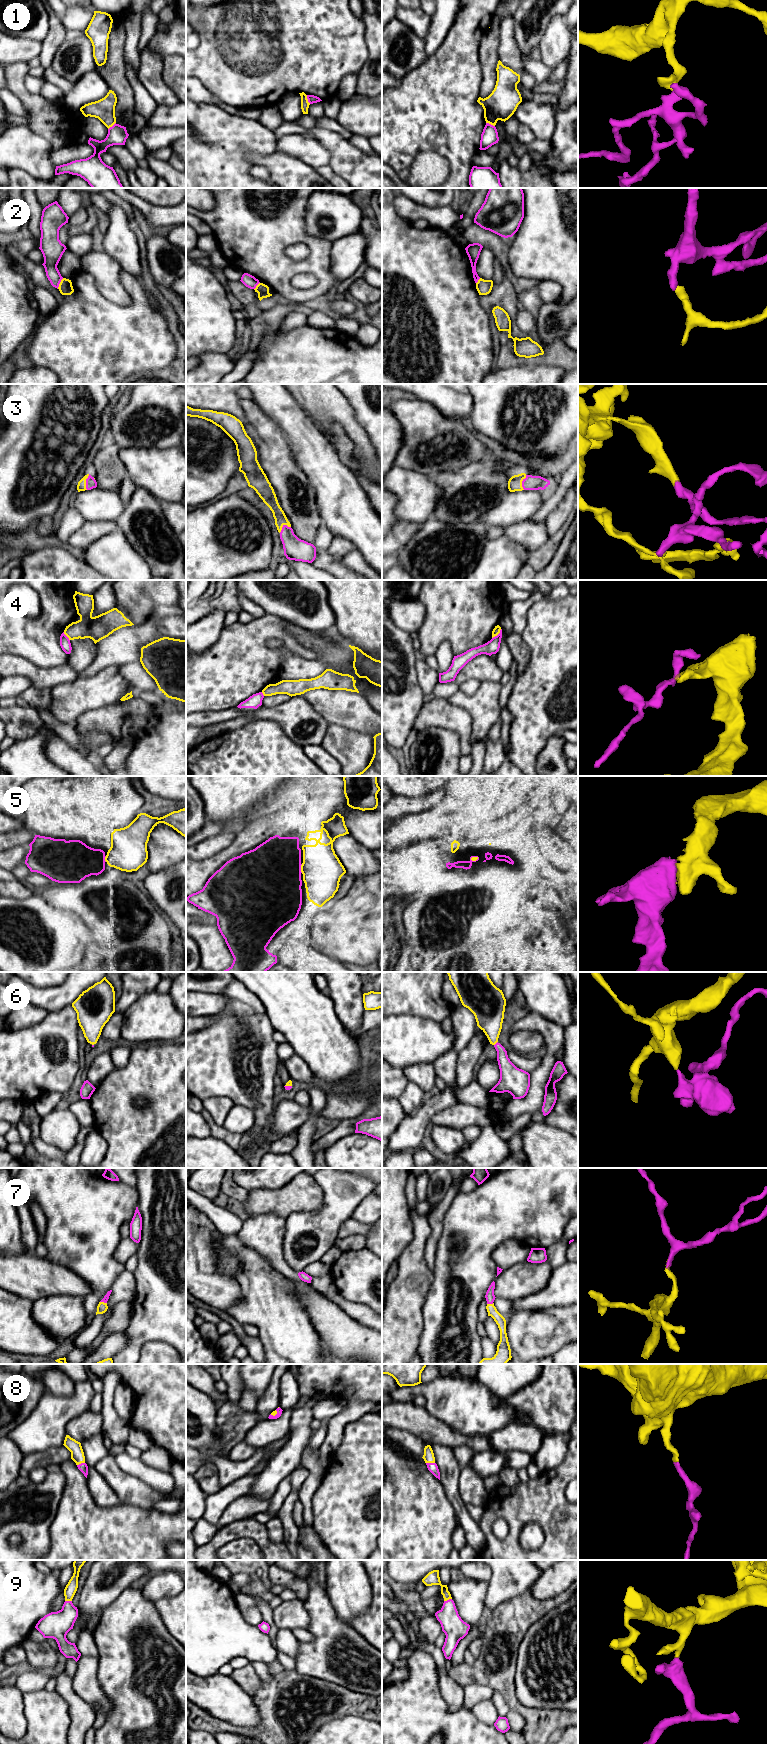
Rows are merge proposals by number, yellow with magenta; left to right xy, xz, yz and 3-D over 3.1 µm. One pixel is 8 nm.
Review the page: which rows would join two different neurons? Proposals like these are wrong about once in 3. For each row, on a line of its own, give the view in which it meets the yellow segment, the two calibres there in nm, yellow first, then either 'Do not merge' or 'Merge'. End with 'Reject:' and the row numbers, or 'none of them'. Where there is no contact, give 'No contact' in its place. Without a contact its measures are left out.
1: Touches yellow in xz. Thickness 70 nm (yellow) against 70 nm. Do not merge
2: Touches yellow in xy. Thickness 110 nm (yellow) against 160 nm. Do not merge
3: Touches yellow in xy. Thickness 70 nm (yellow) against 90 nm. Merge
4: Touches yellow in yz. Thickness 60 nm (yellow) against 110 nm. Do not merge
5: Touches yellow in xz. Thickness 320 nm (yellow) against 480 nm. Merge
6: Touches yellow in yz. Thickness 240 nm (yellow) against 140 nm. Merge
7: Touches yellow in xy. Thickness 90 nm (yellow) against 50 nm. Merge
8: Touches yellow in yz. Thickness 90 nm (yellow) against 80 nm. Merge
9: Touches yellow in yz. Thickness 110 nm (yellow) against 190 nm. Merge
Reject: 1, 2, 4

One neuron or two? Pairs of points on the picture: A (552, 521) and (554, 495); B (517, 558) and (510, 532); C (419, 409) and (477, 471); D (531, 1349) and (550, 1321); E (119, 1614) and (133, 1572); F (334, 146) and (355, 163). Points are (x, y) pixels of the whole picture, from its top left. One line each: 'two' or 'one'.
A: two
B: two
C: two
D: one
E: two
F: one

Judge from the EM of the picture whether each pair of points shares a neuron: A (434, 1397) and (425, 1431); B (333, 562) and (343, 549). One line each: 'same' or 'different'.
A: different
B: different

